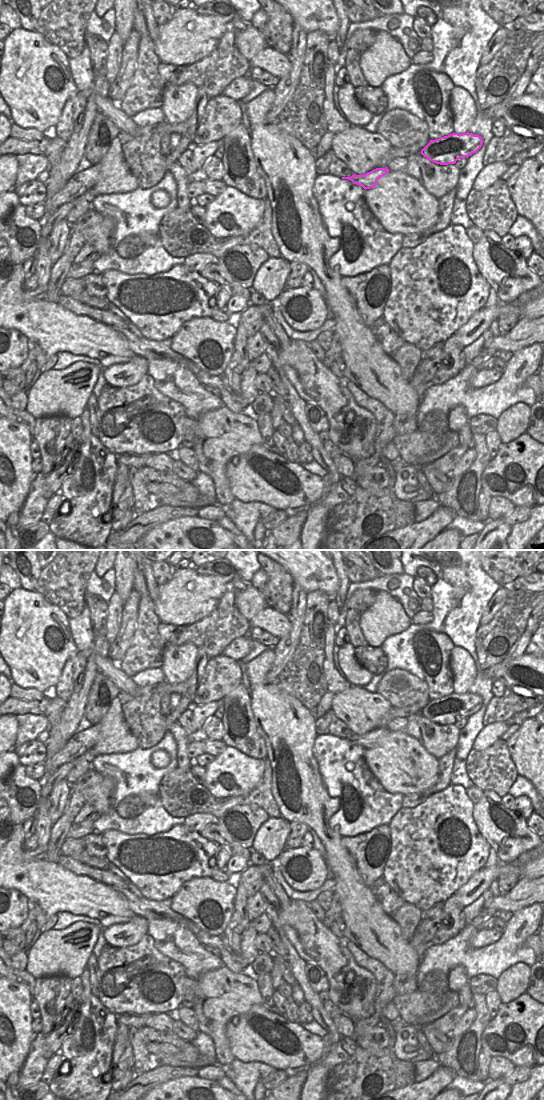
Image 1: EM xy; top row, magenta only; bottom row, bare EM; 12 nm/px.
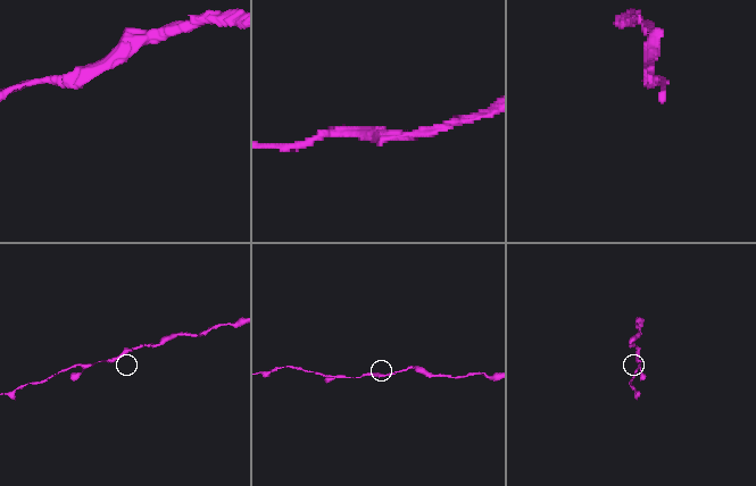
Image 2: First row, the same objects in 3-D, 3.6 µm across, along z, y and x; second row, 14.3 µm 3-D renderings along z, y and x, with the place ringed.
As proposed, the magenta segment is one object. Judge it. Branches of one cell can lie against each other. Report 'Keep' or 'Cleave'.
Keep.

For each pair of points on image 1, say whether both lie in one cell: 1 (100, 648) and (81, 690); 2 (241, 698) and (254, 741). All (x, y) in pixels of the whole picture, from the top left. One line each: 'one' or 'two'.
1: one
2: one

